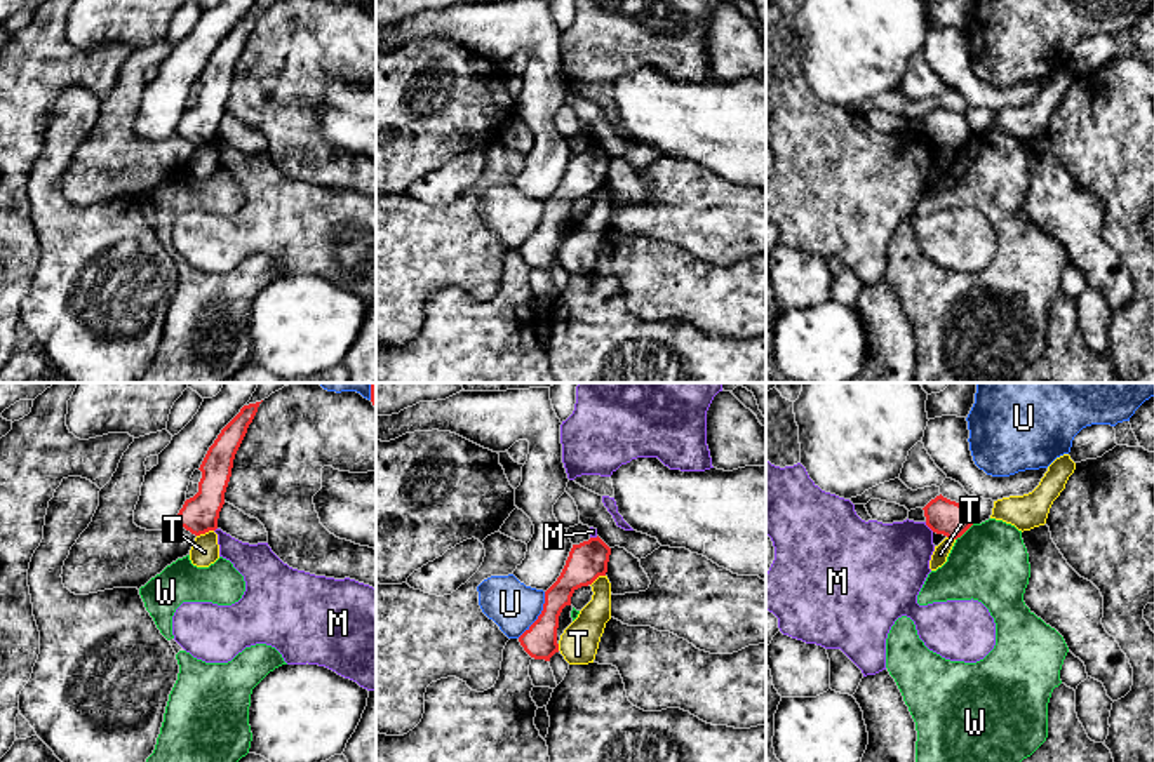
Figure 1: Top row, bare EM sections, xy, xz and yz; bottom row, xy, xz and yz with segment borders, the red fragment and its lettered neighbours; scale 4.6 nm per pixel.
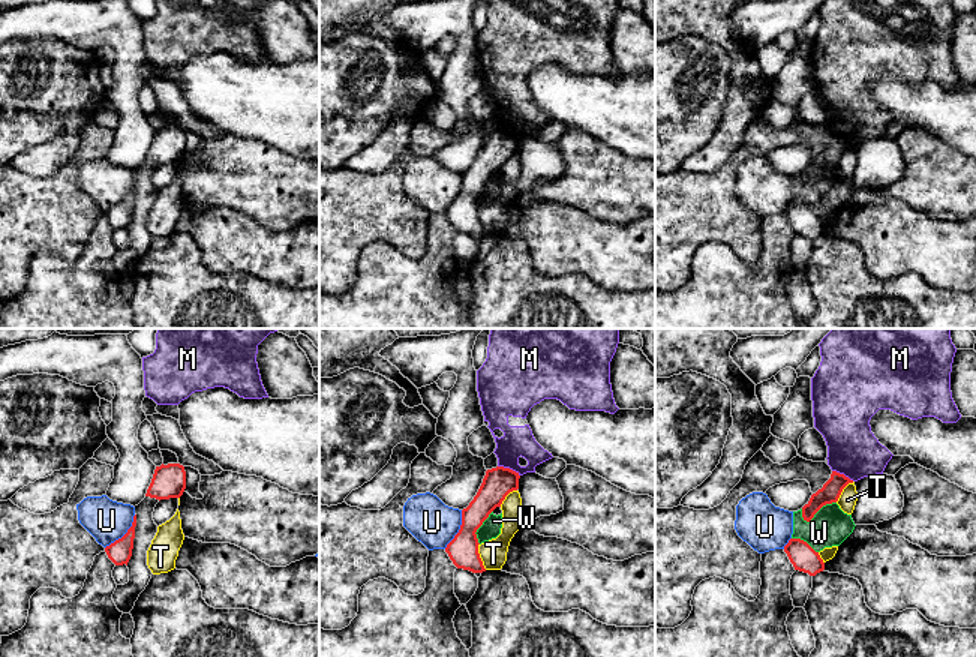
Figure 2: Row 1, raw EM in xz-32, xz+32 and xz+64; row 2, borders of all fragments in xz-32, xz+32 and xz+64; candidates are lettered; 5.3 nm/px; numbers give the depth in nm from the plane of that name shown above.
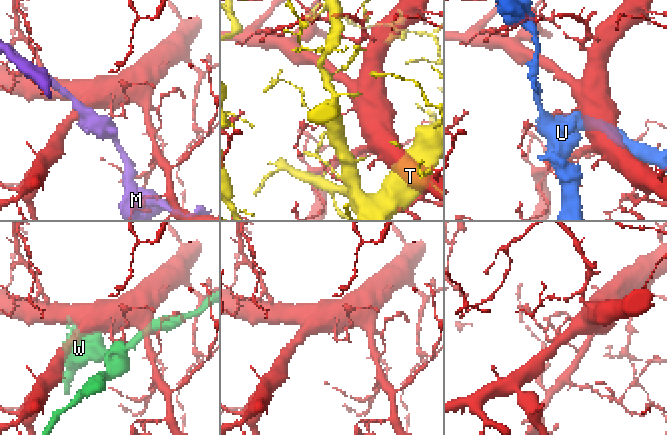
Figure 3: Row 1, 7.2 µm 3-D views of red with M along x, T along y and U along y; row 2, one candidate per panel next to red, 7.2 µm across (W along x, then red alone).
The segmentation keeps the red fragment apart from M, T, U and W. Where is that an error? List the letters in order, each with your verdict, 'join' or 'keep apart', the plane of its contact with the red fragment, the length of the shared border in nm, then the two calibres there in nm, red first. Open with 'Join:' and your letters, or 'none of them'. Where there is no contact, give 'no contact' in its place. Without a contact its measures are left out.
Join: none of them
M: keep apart; contact in yz; length 60 nm; calibres 160 and 360 nm
T: keep apart; contact in xy; length 90 nm; calibres 170 and 130 nm
U: keep apart; contact in xz; length 260 nm; calibres 160 and 220 nm
W: keep apart; contact in yz; length 120 nm; calibres 160 and 360 nm

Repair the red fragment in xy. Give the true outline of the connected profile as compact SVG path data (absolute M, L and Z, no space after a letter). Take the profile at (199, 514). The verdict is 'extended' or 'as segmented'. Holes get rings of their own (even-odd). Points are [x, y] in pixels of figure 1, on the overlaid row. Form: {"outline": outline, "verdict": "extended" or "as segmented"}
{"outline": "M261 402L244 405L240 412L221 430L209 447L202 465L198 492L186 499L178 513L176 525L195 536L218 529L219 511L231 477L235 454L252 423Z", "verdict": "as segmented"}

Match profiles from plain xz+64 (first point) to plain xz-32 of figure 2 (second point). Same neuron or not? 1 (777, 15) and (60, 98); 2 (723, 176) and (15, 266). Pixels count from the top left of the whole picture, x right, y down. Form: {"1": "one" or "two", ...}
{"1": "two", "2": "one"}

